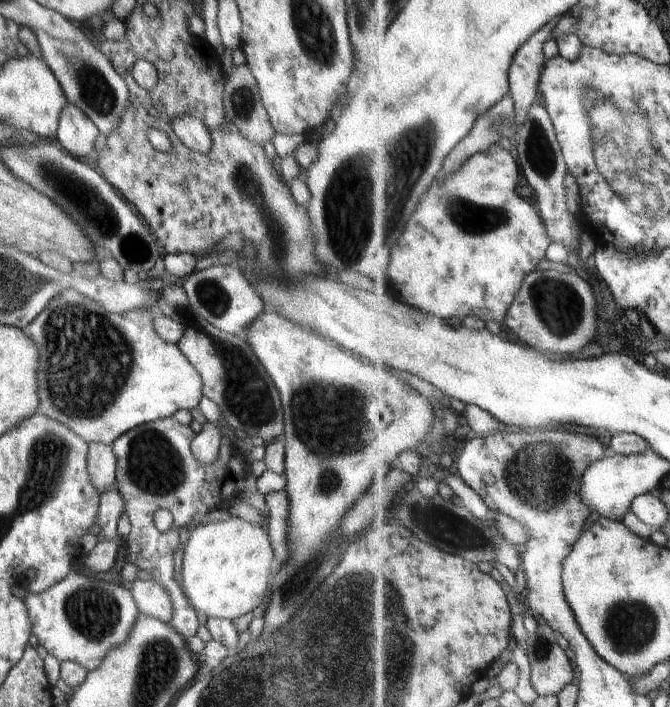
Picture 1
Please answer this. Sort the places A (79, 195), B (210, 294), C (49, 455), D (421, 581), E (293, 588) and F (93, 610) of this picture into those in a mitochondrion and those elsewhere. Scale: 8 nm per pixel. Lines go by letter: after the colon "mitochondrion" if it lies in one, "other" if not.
A: mitochondrion
B: mitochondrion
C: mitochondrion
D: other
E: mitochondrion
F: mitochondrion

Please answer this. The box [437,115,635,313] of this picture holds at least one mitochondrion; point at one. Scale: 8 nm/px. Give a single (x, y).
(475, 219)

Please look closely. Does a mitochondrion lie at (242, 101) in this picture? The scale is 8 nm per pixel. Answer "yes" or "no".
yes

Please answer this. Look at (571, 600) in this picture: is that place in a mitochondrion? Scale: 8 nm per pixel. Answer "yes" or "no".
no

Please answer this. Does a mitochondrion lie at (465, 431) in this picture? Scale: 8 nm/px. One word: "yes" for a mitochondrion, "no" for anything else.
no

